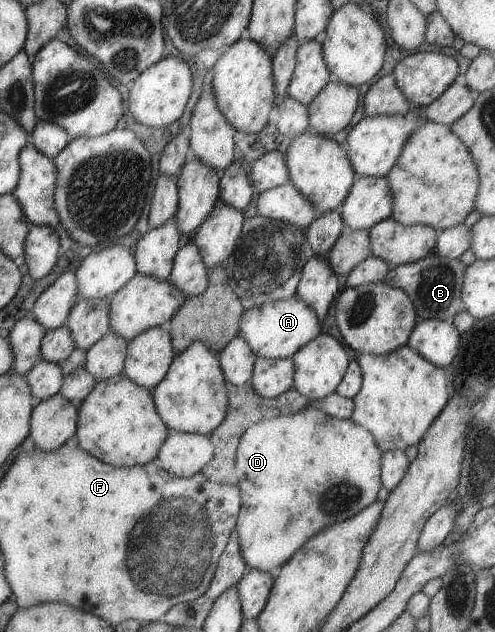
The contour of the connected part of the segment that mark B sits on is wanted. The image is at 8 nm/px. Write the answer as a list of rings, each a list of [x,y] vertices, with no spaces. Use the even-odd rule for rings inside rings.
[[[432,250],[414,262],[390,267],[383,281],[406,293],[414,305],[418,320],[444,320],[444,318],[452,320],[454,314],[464,309],[461,299],[464,271],[465,265],[460,261],[460,257],[449,259],[441,257],[436,250]]]

